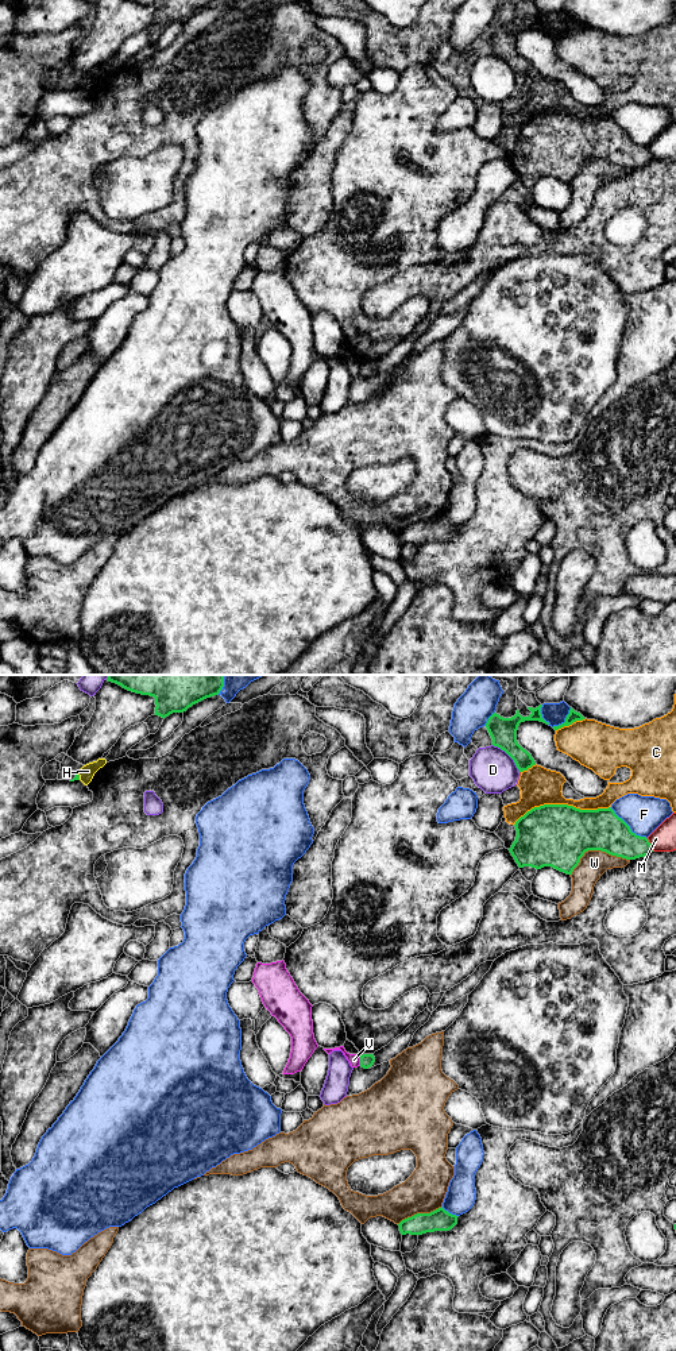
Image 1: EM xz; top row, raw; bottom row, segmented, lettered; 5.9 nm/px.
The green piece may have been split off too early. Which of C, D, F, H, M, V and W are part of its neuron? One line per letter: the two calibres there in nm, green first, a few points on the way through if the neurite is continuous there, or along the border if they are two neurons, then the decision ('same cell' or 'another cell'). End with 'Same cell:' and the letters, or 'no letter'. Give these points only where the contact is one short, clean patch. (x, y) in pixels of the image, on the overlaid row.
C: calibres 380 and 220 nm; another cell
D: calibres 160 and 260 nm; another cell
F: calibres 240 and 220 nm; another cell
H: calibres 30 and 90 nm; border xz (77, 774), (80, 779); another cell
M: calibres 220 and 150 nm; another cell
V: calibres 80 and 70 nm; another cell
W: calibres 380 and 160 nm; another cell
Same cell: no letter

